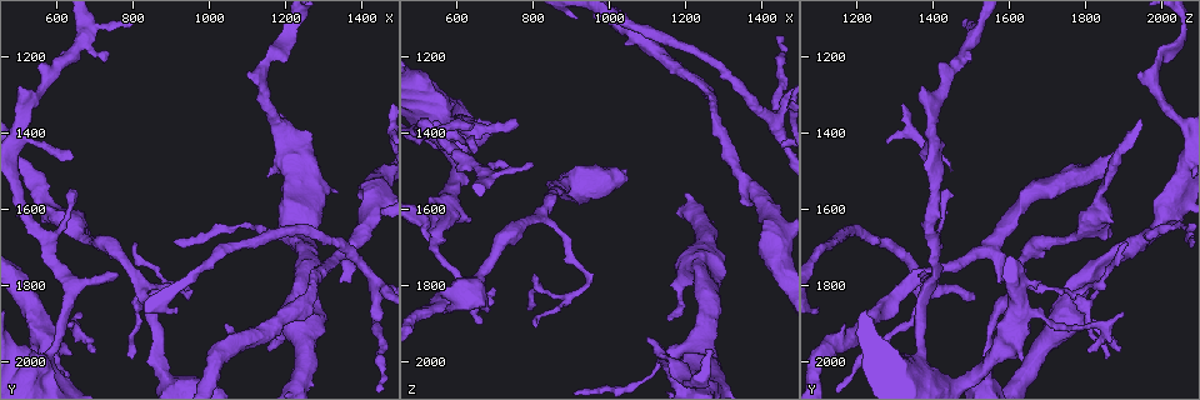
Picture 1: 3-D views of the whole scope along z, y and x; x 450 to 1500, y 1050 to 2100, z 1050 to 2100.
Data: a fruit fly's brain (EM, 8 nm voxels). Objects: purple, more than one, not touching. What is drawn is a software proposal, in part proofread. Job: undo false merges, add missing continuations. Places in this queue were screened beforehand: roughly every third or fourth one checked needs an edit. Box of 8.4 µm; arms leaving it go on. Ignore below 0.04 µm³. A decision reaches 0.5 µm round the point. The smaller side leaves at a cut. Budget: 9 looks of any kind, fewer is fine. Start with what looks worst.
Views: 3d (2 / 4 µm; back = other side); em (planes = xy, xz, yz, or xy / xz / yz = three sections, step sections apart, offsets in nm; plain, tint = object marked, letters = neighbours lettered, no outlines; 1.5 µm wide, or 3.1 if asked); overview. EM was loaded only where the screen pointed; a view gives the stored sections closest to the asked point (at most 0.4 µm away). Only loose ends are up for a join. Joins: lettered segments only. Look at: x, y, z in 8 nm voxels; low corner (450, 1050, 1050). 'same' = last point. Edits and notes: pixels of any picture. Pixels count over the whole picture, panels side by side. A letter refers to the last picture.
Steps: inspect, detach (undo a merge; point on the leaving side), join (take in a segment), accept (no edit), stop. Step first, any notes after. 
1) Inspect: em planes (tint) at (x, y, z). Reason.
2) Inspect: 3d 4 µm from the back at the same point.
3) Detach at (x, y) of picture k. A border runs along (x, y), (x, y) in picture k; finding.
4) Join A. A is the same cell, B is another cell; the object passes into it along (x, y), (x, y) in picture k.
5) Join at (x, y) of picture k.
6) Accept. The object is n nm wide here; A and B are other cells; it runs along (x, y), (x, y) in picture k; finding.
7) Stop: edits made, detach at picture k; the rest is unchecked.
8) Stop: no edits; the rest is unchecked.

Inspect: 3d 2 µm at (1340, 1790, 1570). An open end.

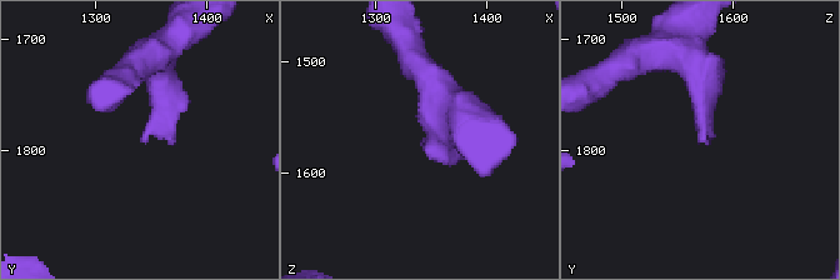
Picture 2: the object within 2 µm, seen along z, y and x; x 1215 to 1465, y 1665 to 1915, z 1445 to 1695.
Inspect: em 3.1 µm yz step 16 (tint) at (1342, 1790, 1570). Now the EM.

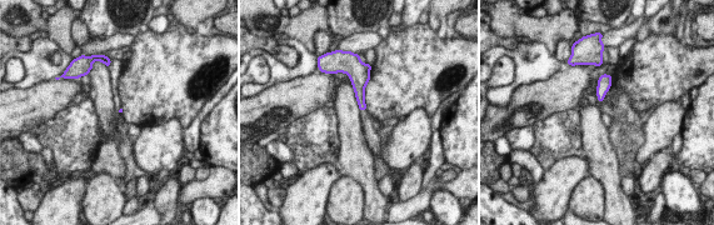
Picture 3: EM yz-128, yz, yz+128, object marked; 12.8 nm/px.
Inspect: em 3.1 µm yz step 16 (letters) at the same point.

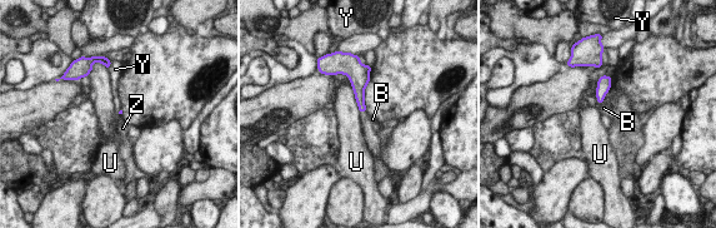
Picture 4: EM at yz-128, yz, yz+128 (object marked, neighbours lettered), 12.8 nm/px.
Join Z. Z is the same cell, B, U and Y are other cells; the object passes into it along (359, 93), (362, 112), (367, 124) in picture 4; it goes on there.

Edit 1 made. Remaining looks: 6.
Inspect: overview.

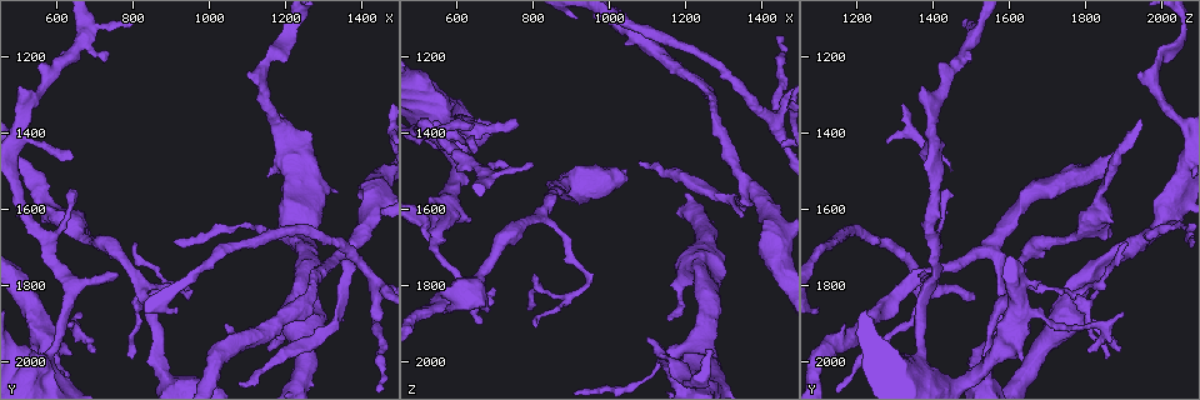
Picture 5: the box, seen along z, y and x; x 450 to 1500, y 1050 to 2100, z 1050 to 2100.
Inspect: 3d 4 µm at (730, 1210, 1495). Branch stops here.

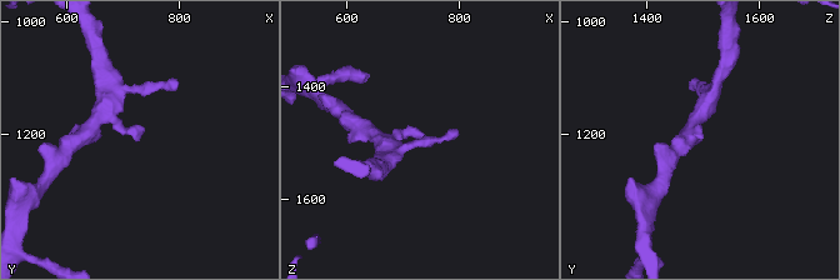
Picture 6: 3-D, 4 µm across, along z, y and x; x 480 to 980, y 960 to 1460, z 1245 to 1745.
Inspect: em yz step 8 (letters) at (730, 1200, 1495). Shape alone is not enough.

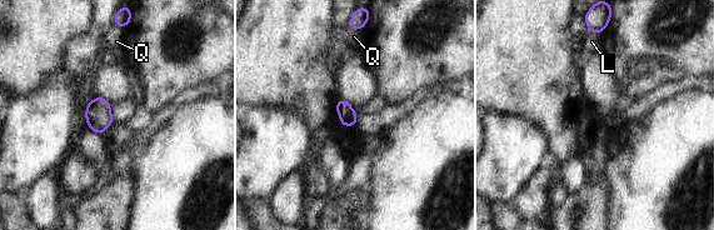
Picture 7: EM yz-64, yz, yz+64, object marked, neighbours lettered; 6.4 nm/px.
Inspect: em planes (letters) at the same point. Another direction.

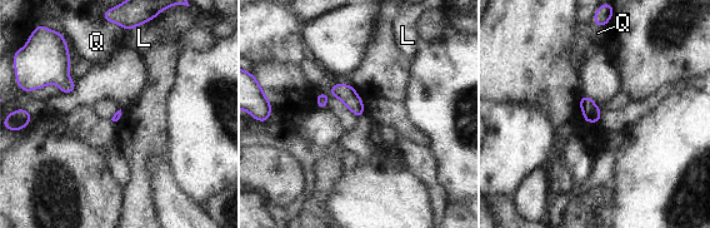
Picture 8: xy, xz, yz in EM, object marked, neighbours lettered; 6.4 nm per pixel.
Accept. L and Q are other cells; a border runs along (121, 28), (126, 30) in picture 8; none of them fits.

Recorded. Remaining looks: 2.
Inspect: em yz step 8 (letters) at (880, 1935, 1555). Thick turns thin.

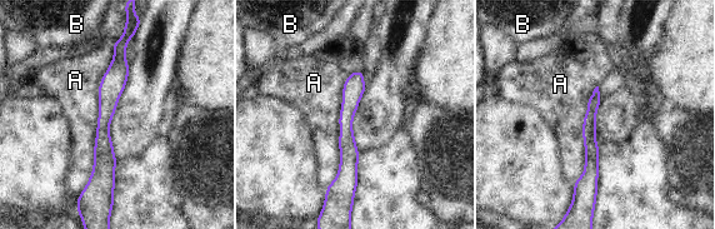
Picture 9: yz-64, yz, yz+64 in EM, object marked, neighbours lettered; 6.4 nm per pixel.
Accept. A and B are other cells; it runs along (123, 48), (103, 125), (106, 190) in picture 9; continuous, no second neuron.

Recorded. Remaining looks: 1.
Inspect: em planes (letters) at (1165, 1185, 1995). A narrow waist.

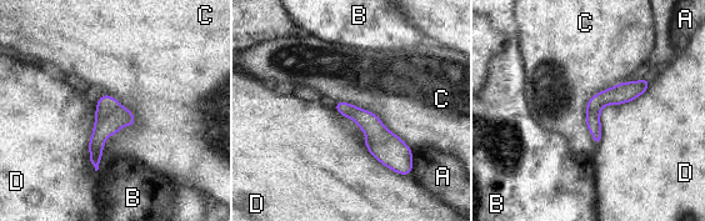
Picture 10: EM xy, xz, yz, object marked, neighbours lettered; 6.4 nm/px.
Accept. A, B, C and D are other cells; continuous, no second neuron.

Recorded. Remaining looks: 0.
Stop: edits made, join at picture 4; the rest is unchecked.

